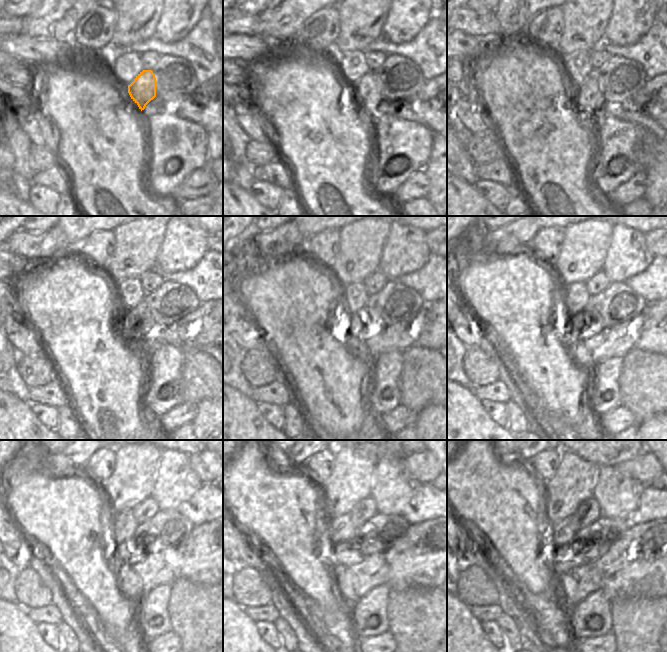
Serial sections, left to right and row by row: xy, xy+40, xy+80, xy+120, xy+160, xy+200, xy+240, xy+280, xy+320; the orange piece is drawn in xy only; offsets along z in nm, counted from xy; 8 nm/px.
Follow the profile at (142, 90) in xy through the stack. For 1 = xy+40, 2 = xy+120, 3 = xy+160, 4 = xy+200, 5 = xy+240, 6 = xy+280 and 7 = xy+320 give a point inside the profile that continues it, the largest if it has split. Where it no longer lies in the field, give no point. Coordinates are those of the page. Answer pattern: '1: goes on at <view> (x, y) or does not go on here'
1: goes on at xy+40 (366, 96)
2: goes on at xy+120 (139, 321)
3: goes on at xy+160 (365, 322)
4: goes on at xy+200 (586, 324)
5: goes on at xy+240 (131, 556)
6: goes on at xy+280 (342, 557)
7: goes on at xy+320 (564, 559)

